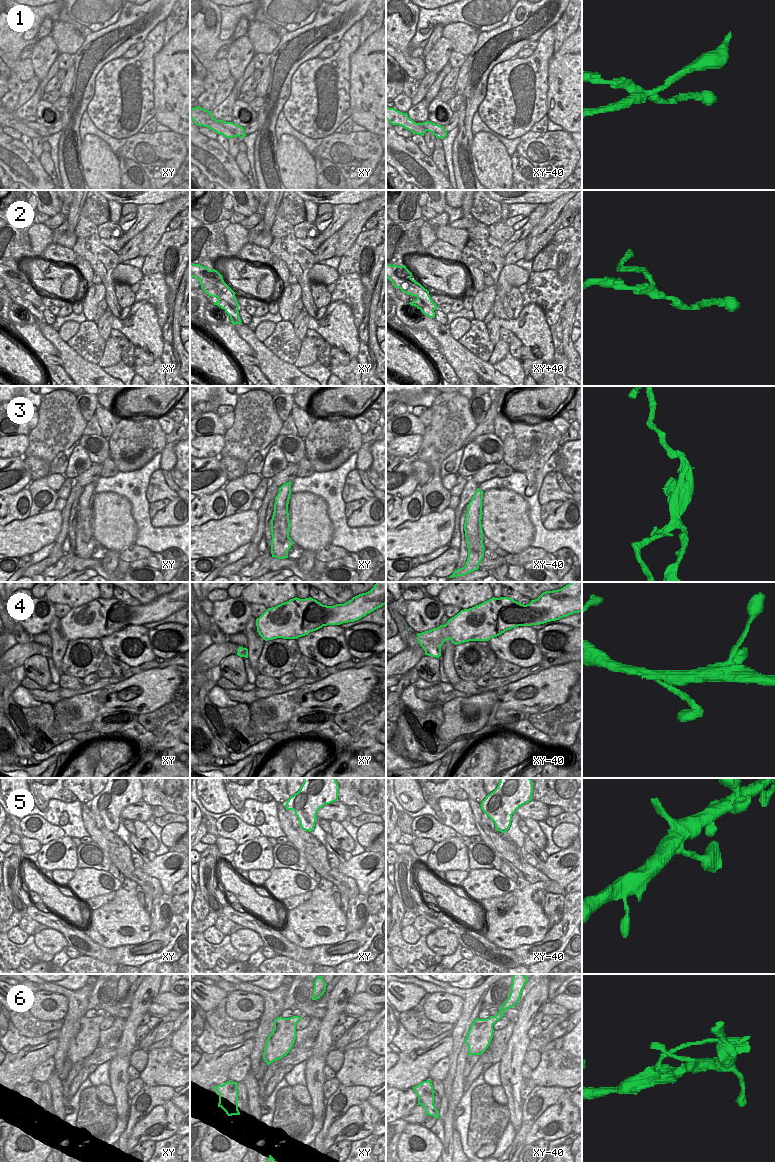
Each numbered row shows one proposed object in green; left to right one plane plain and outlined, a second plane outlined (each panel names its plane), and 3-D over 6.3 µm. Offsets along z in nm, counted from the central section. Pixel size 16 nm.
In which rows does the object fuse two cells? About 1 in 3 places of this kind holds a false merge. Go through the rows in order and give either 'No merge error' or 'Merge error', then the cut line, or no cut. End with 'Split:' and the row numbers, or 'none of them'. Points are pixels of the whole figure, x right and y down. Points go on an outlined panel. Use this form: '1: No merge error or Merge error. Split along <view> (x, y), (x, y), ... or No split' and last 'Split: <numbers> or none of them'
1: Merge error. Split along xy (195, 107), (198, 107), (217, 127), (226, 127), (237, 135)
2: Merge error. Split along xy (230, 316), (239, 323)
3: Merge error. Split along xy (271, 525), (277, 530), (280, 539), (278, 547), (287, 554)
4: No merge error. No split
5: No merge error. No split
6: No merge error. No split
Split: 1, 2, 3

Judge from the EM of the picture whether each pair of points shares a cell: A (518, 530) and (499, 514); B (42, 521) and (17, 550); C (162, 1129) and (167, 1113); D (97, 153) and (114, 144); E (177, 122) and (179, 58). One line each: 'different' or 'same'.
A: same
B: same
C: same
D: different
E: same

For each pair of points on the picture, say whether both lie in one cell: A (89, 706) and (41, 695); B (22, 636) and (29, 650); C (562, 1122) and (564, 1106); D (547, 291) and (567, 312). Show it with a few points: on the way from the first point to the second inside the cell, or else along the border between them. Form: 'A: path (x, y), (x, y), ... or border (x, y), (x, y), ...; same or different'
A: border (87, 692), (65, 699); different
B: border (31, 640), (25, 643), (17, 643); different
C: path (562, 1118), (564, 1110); same
D: border (567, 299), (559, 315); different

